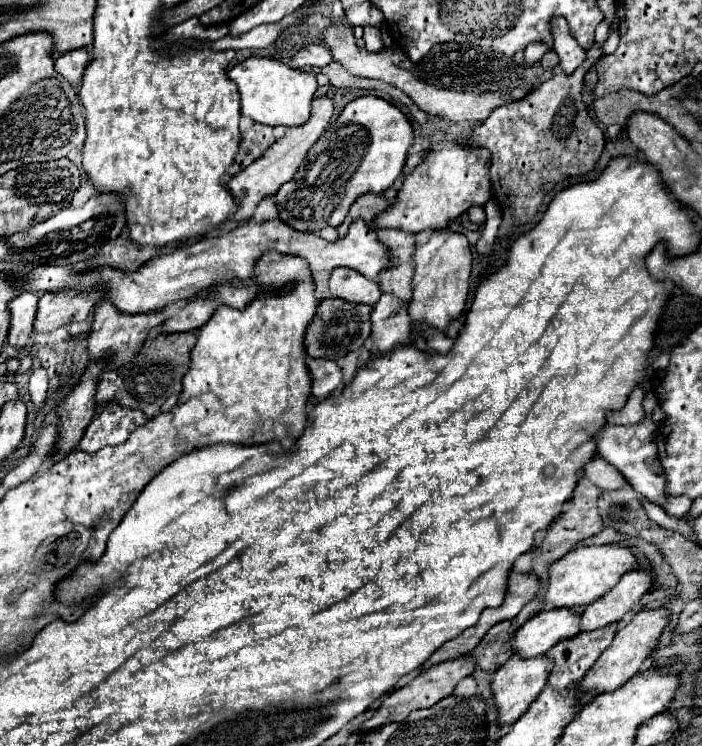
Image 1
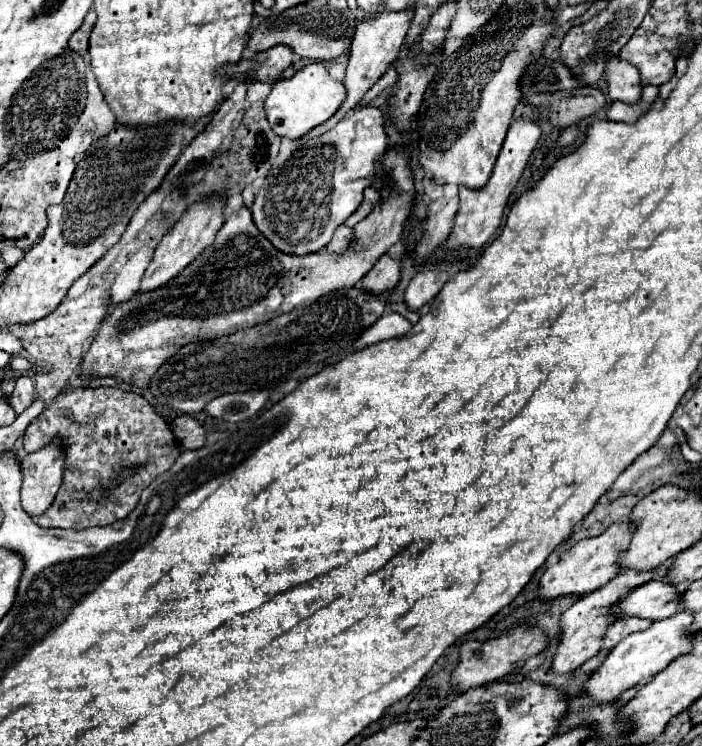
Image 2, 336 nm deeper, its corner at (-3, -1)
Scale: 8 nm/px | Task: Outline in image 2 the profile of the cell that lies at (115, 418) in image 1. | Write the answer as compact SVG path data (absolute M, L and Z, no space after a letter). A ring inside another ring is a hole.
M76 387L60 391L44 413L28 425L22 447L26 453L38 451L54 437L62 441L66 469L54 503L36 519L40 527L48 529L86 529L128 517L138 505L140 493L158 475L168 471L180 455L180 447L168 423L152 405L144 397L118 387ZM124 469L132 469L132 473L120 479Z

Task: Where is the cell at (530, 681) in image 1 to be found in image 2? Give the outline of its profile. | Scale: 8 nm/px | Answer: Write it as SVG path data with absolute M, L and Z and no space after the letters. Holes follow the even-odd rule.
M666 565L658 567L656 571L646 571L644 575L638 575L638 571L622 571L618 577L608 581L604 587L598 587L596 591L584 595L584 599L578 599L564 615L562 615L562 629L564 635L560 639L560 645L554 655L554 673L570 673L578 667L582 667L590 657L594 657L600 651L600 643L604 639L604 631L616 621L612 619L612 607L616 607L616 601L624 599L632 587L640 587L640 583L648 583L654 577L664 577L664 571L668 571Z

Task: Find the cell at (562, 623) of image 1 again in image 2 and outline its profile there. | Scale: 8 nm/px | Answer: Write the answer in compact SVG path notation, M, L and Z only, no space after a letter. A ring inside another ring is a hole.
M650 581L646 585L636 587L622 603L616 605L614 613L618 617L632 615L642 619L666 619L672 613L678 611L680 605L680 593L686 591L684 587L672 587L672 583L666 581Z

